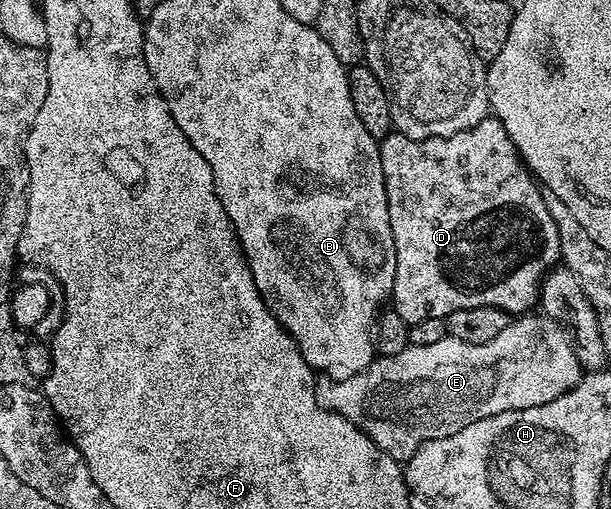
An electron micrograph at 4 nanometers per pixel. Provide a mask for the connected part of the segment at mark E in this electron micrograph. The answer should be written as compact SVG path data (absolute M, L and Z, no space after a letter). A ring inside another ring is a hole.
M529 312L513 317L508 326L502 328L502 332L498 332L498 336L494 336L494 340L486 340L486 344L462 344L462 340L454 340L446 336L442 340L438 340L438 344L422 344L421 346L410 344L394 356L377 357L372 365L358 376L350 376L339 380L333 380L327 376L317 377L316 400L328 410L335 410L346 420L353 422L361 432L370 436L370 440L374 440L374 444L378 444L378 448L382 448L382 452L389 454L395 462L404 464L407 463L410 456L414 456L414 452L418 452L418 448L422 444L426 444L426 440L438 440L442 436L454 436L454 432L462 432L462 428L466 428L466 424L474 424L478 420L486 420L490 416L498 416L502 412L534 408L538 404L550 404L550 400L562 396L570 388L574 388L580 383L581 377L582 367L580 361L576 358L572 340L568 337L568 333L564 331L564 327L553 318L547 318L543 312Z

